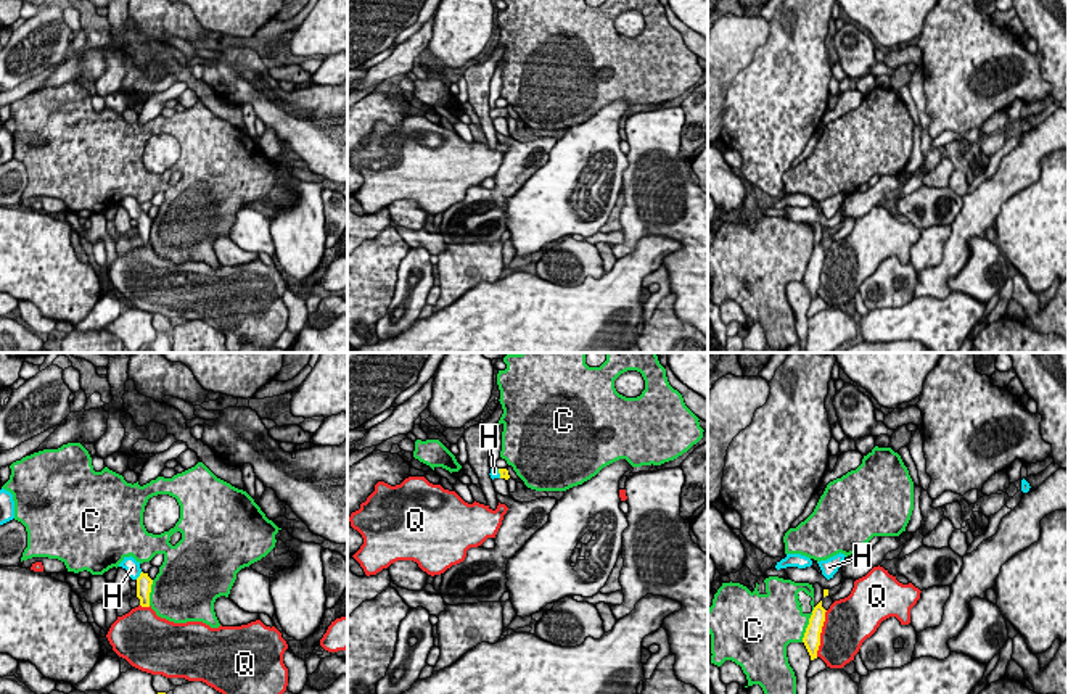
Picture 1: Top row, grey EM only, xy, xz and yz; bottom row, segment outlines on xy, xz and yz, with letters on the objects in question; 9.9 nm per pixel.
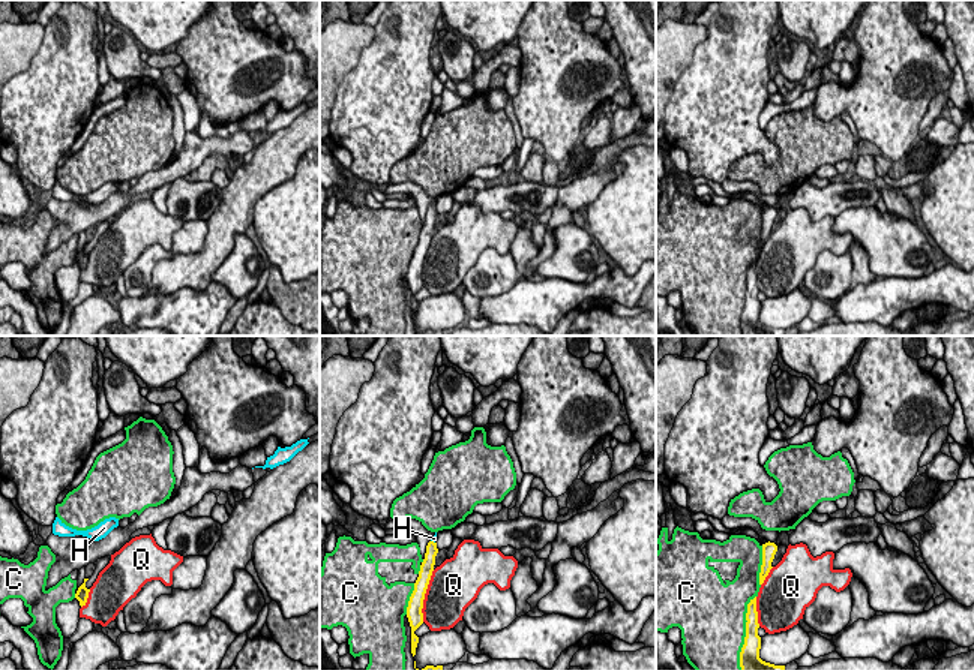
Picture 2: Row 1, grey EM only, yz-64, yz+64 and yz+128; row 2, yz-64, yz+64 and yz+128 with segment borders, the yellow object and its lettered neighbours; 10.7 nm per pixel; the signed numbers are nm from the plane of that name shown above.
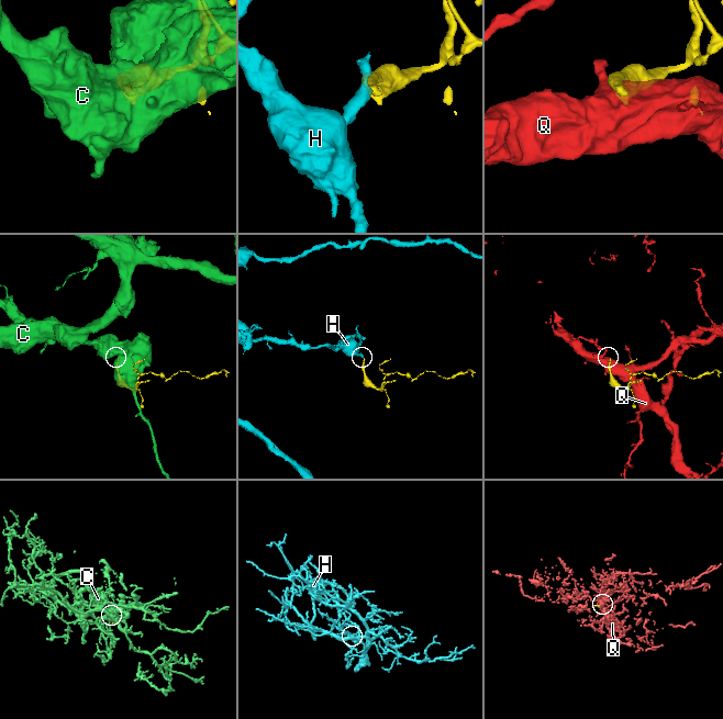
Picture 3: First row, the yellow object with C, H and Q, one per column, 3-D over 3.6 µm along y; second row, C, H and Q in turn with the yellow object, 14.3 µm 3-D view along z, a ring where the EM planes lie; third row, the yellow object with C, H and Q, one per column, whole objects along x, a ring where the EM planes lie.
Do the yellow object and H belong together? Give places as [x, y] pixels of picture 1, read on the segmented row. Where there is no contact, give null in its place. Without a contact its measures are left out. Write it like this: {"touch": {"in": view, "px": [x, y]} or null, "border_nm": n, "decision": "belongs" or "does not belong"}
{"touch": {"in": "xy", "px": [140, 575]}, "border_nm": 110, "decision": "belongs"}

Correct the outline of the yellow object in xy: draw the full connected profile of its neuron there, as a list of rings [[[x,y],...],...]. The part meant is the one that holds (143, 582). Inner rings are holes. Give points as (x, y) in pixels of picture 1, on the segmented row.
[[[132,556],[124,557],[119,567],[125,568],[129,576],[137,581],[137,597],[140,599],[142,607],[150,607],[150,593],[153,580],[148,573],[143,573],[140,568],[140,562],[137,562]]]

